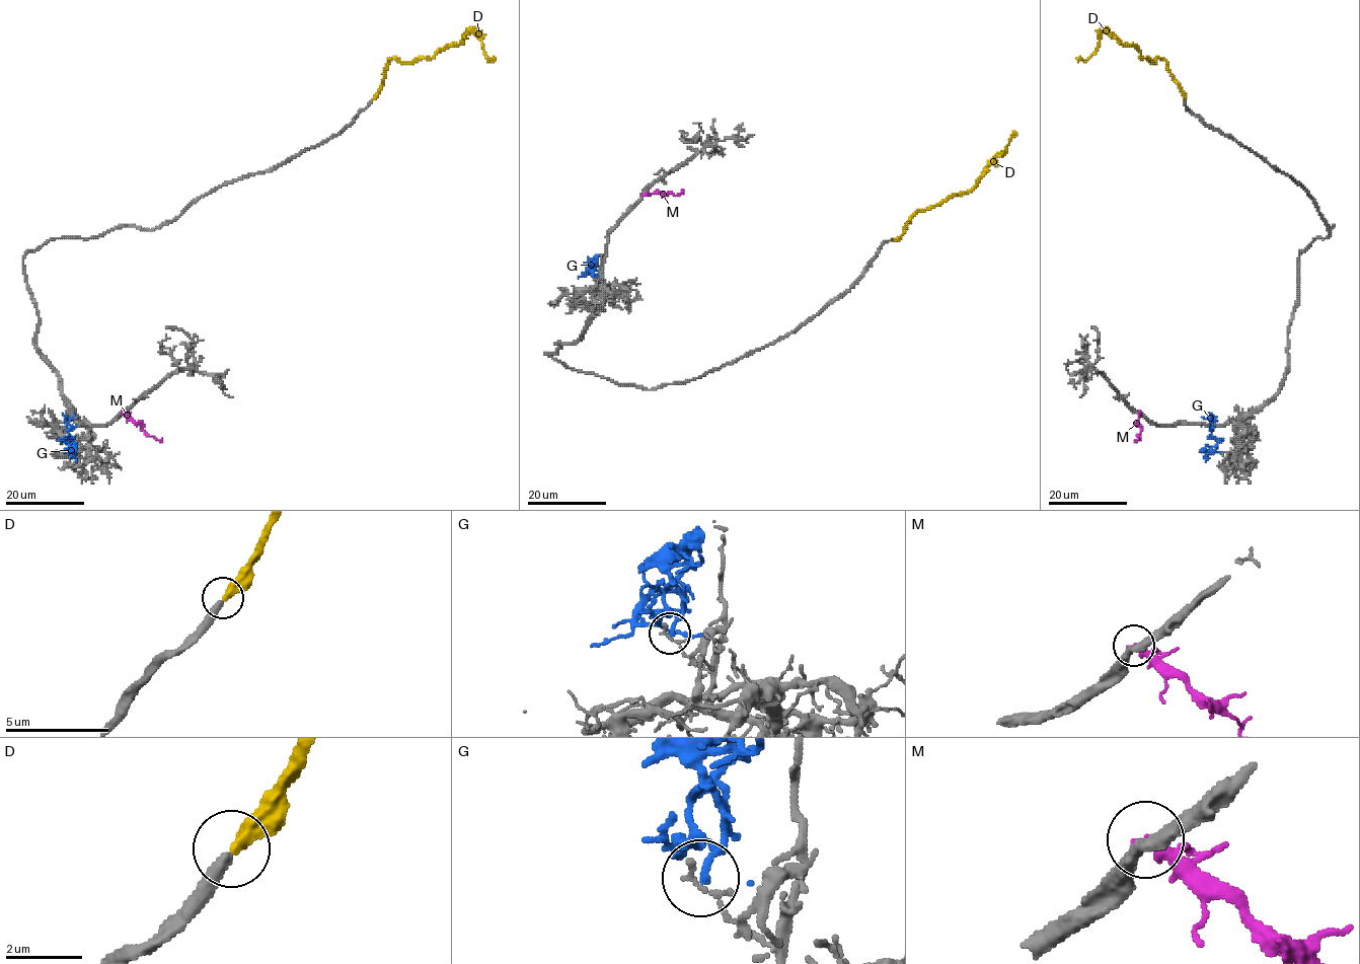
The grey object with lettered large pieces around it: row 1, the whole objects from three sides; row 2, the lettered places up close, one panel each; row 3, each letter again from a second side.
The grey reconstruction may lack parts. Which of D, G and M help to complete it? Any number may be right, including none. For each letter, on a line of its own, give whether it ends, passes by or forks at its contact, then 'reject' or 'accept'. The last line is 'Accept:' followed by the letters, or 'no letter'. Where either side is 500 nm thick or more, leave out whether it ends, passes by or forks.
D: it ends | accept
G: it ends | reject
M: it ends | reject
Accept: D

